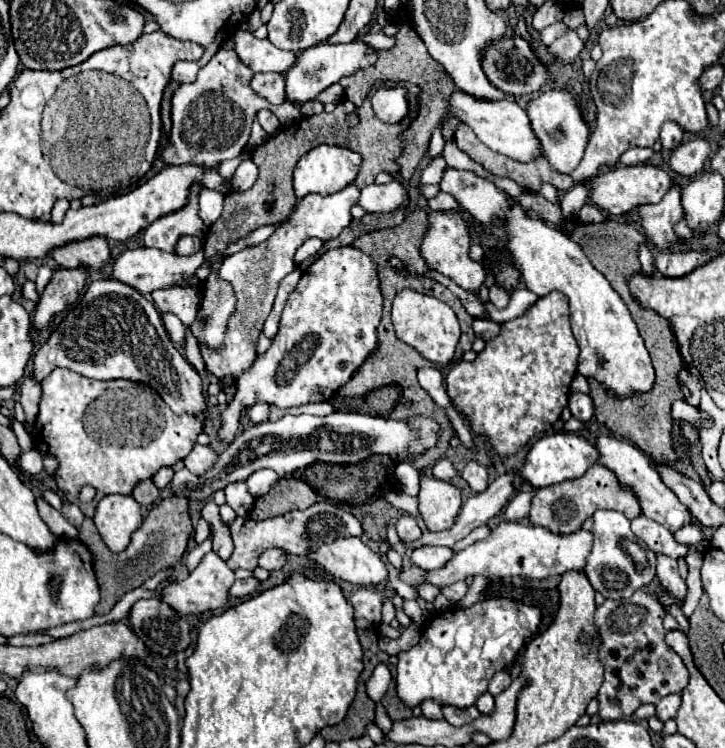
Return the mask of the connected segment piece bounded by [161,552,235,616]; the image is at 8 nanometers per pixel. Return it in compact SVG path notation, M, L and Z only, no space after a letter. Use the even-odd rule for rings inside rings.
M209 552L201 558L201 562L197 564L197 568L191 572L189 578L185 578L181 582L173 582L167 588L163 588L161 600L167 602L173 610L177 610L183 616L201 614L201 612L207 612L207 610L223 608L229 600L229 588L231 588L233 582L235 582L233 570L215 552Z

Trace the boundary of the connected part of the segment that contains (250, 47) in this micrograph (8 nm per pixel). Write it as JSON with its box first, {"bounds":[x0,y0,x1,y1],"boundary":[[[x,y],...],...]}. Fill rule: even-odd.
{"bounds":[235,30,295,72],"boundary":[[[245,30],[235,34],[235,52],[253,72],[283,72],[295,64],[295,52],[281,50],[269,40],[257,40]]]}

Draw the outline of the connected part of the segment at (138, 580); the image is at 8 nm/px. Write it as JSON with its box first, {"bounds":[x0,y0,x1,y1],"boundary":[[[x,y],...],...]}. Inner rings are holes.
{"bounds":[79,498,193,614],"boundary":[[[165,498],[163,502],[153,506],[153,510],[143,520],[143,526],[133,534],[131,544],[119,554],[109,552],[107,544],[101,540],[95,524],[93,524],[93,520],[85,518],[85,522],[79,530],[79,540],[83,544],[87,544],[87,548],[93,554],[95,574],[97,574],[97,582],[101,588],[101,602],[95,612],[107,614],[119,602],[119,598],[123,594],[139,588],[147,578],[153,578],[157,572],[177,564],[187,548],[187,540],[189,540],[191,532],[193,532],[193,526],[191,526],[189,508],[187,508],[185,498]]]}

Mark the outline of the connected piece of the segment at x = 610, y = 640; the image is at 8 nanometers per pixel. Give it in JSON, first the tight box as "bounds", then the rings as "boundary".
{"bounds":[595,592,689,718],"boundary":[[[633,592],[629,598],[605,600],[595,612],[595,634],[599,638],[597,656],[605,666],[603,684],[599,688],[599,718],[629,718],[641,704],[657,704],[663,696],[681,692],[689,682],[689,672],[681,656],[665,644],[663,628],[665,608],[647,592]]]}

